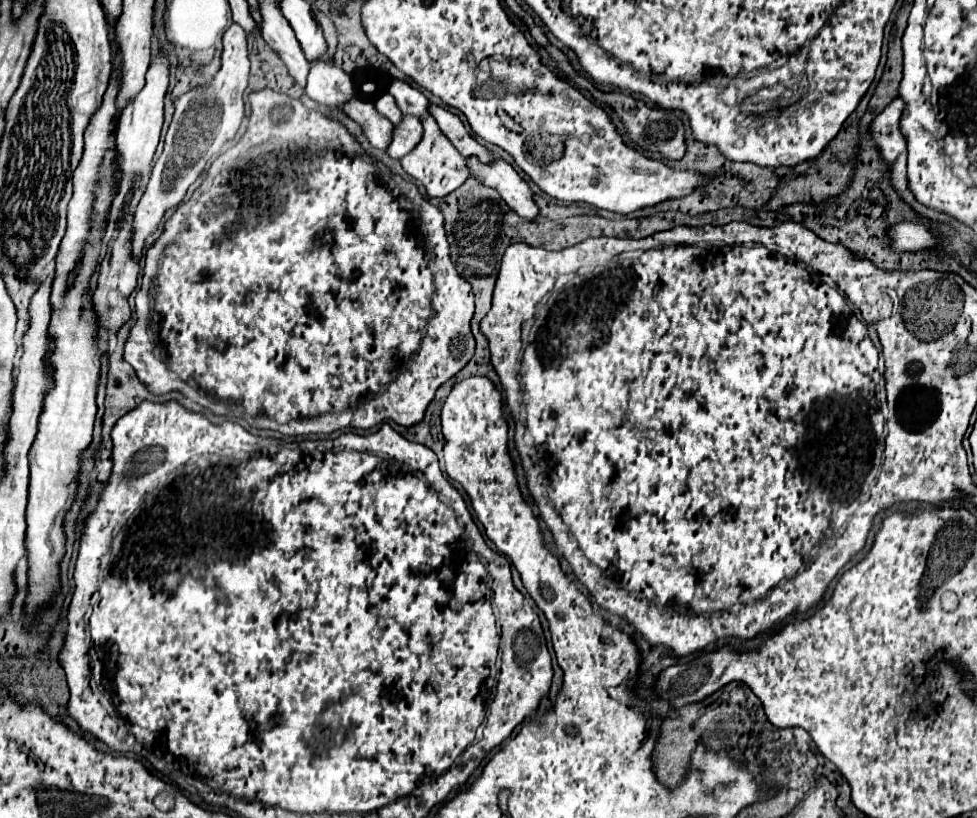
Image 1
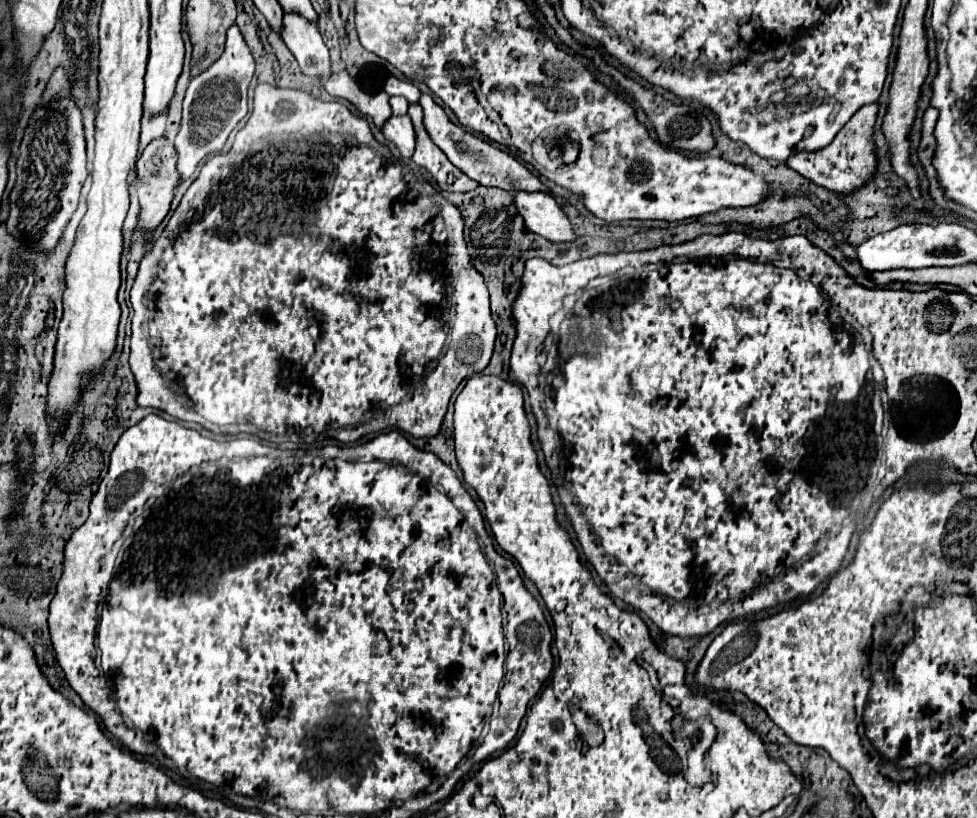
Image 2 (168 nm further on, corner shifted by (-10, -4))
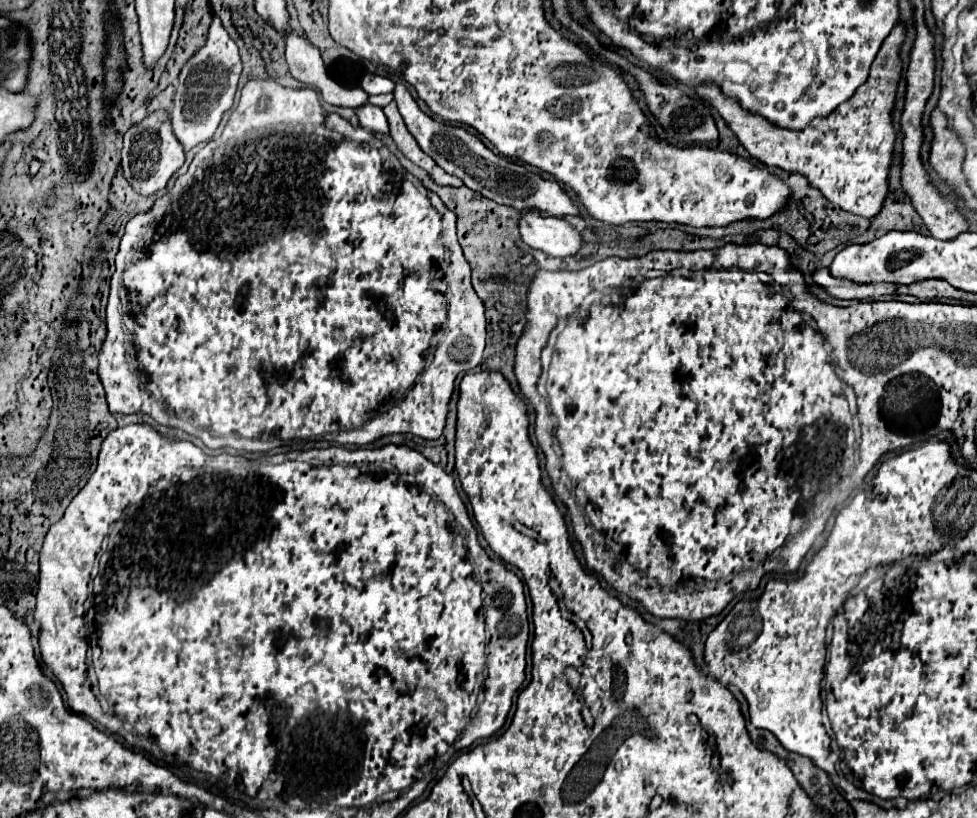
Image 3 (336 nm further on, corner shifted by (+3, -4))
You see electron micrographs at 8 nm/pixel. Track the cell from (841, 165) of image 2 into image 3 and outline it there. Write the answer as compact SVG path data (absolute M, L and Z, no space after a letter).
M896 26L884 40L884 46L880 48L876 60L872 62L866 84L860 86L848 102L840 104L838 110L824 118L824 122L816 122L816 126L810 126L804 132L780 130L778 126L764 122L764 118L744 114L744 110L740 110L736 102L720 98L720 90L712 90L712 86L704 86L704 90L696 92L702 98L708 98L708 102L720 112L728 128L738 136L740 144L752 158L760 160L766 166L798 172L806 176L808 182L816 186L834 206L840 206L842 210L864 218L872 218L880 212L888 192L888 164L896 136L890 124L890 112L894 108L894 94L902 72L898 58L902 40L904 28Z

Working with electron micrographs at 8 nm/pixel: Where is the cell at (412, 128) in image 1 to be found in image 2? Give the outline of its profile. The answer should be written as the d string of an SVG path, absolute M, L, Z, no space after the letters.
M407 114L391 116L389 122L385 122L385 126L381 128L381 132L385 134L387 140L397 144L403 158L411 158L411 154L415 150L415 130L413 130L411 118Z

